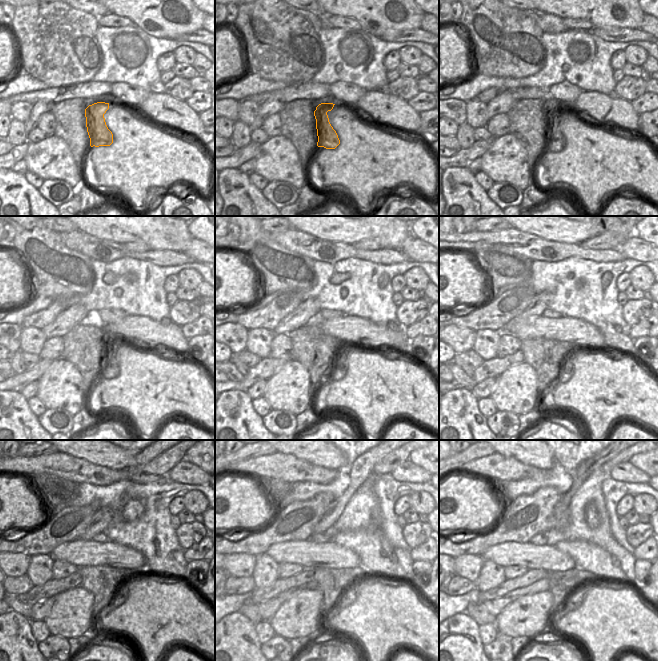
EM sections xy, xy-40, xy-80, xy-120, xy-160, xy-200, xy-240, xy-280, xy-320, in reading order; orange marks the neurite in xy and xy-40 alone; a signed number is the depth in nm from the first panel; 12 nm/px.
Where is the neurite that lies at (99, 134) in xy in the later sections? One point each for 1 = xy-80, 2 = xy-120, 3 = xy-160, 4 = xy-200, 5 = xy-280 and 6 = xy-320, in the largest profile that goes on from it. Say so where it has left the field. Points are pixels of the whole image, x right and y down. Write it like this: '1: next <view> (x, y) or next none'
1: next xy-80 (554, 140)
2: next xy-120 (109, 369)
3: next xy-160 (336, 369)
4: next xy-200 (564, 366)
5: next xy-280 (348, 596)
6: next xy-320 (575, 596)

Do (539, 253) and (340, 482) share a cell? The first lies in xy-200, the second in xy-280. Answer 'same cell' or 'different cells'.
different cells

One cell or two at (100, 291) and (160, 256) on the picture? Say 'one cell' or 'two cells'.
two cells

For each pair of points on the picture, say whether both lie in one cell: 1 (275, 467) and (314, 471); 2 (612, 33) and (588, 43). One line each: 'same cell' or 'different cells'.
1: same cell
2: different cells

